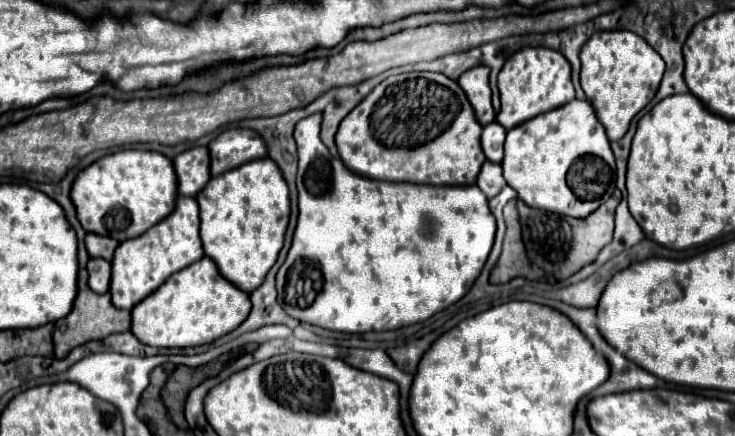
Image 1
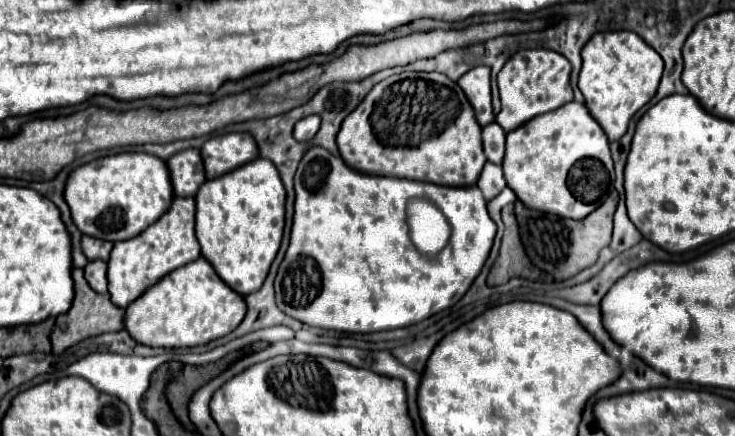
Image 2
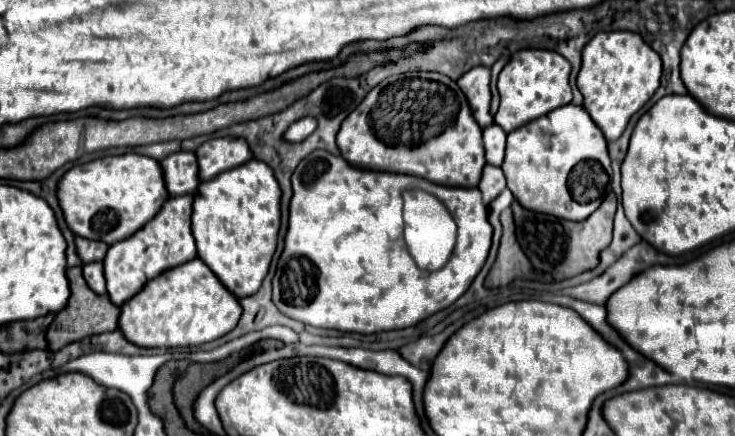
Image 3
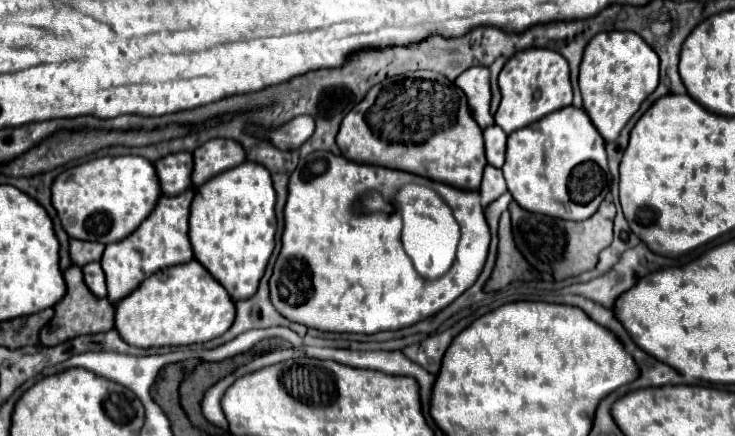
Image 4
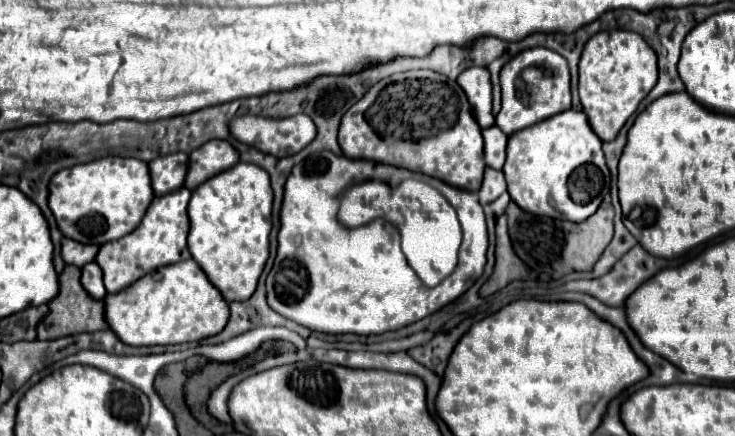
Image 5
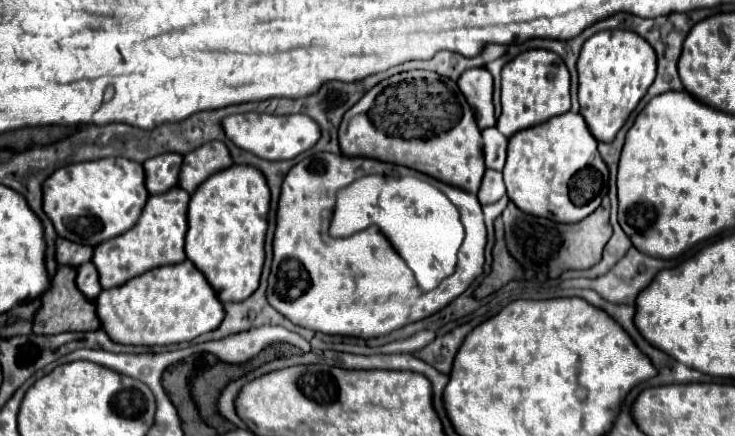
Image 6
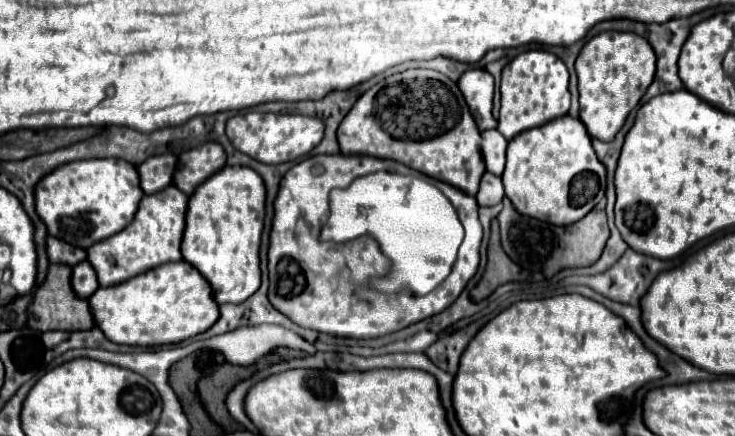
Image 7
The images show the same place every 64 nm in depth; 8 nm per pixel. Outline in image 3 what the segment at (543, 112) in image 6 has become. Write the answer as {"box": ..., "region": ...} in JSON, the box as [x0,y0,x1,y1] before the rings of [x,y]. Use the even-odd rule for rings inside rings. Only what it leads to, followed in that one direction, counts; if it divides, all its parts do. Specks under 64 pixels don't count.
{"box":[494,50,572,132],"region":[[[518,50],[516,56],[502,68],[498,76],[498,92],[500,92],[500,108],[494,116],[494,122],[504,128],[504,132],[512,132],[560,106],[572,102],[572,88],[568,84],[570,62],[552,52],[552,50]]]}

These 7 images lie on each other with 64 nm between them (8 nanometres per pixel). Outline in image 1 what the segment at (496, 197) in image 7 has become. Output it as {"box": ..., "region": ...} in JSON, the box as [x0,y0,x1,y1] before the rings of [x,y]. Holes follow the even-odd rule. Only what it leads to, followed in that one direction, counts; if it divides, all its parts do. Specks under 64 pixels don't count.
{"box":[478,162,506,198],"region":[[[484,162],[480,174],[478,174],[478,188],[488,196],[494,198],[502,188],[506,186],[506,180],[502,176],[502,166],[500,164],[492,164],[492,162]]]}

